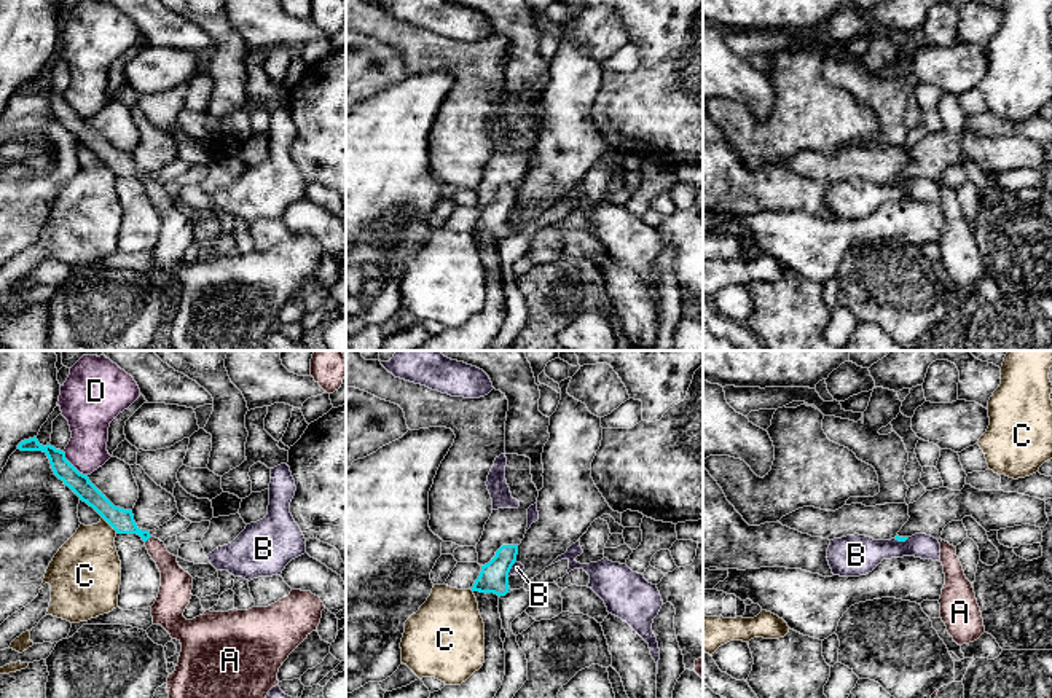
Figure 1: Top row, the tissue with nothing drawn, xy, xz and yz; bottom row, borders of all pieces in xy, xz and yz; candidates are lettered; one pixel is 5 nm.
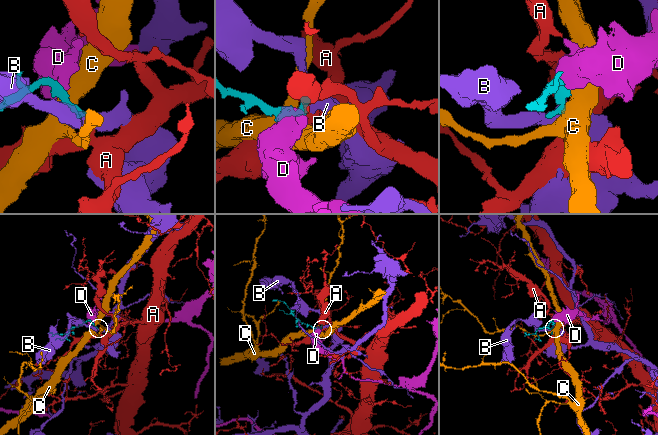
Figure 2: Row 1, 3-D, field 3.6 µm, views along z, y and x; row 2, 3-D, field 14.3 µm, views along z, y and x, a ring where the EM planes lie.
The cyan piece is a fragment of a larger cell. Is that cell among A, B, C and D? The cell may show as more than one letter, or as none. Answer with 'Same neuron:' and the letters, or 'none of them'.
Same neuron: A

